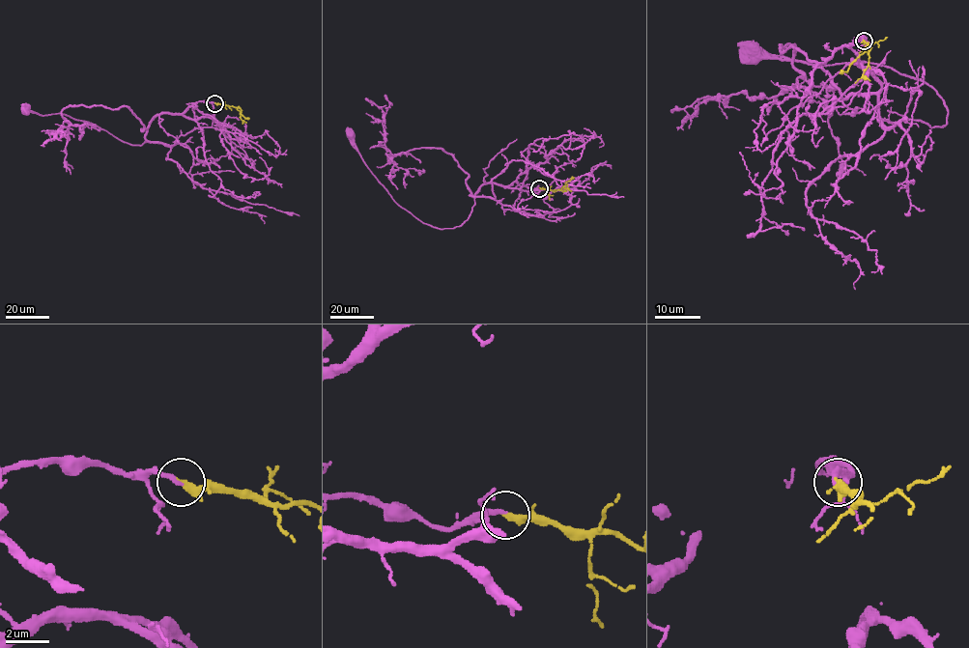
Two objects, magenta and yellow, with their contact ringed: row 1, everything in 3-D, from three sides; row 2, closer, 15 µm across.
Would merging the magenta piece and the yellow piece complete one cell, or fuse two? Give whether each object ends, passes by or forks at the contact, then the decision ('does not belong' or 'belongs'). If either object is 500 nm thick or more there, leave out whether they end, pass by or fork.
magenta ends | yellow ends | belongs

